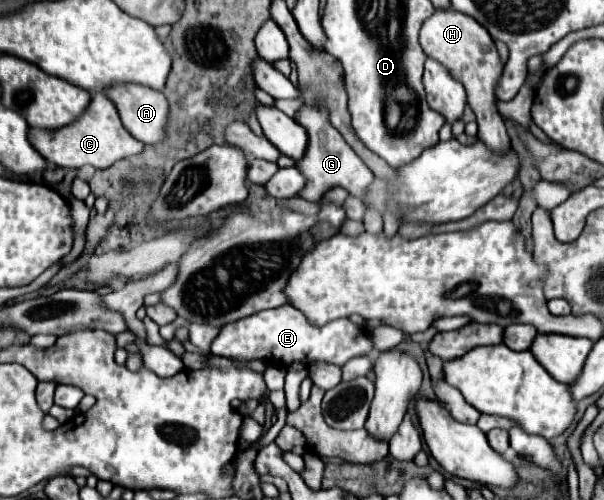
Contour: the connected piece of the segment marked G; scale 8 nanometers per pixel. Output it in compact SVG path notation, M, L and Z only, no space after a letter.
M303 106L297 122L307 130L309 134L309 148L307 148L307 156L303 160L297 162L299 170L305 174L307 178L307 186L301 190L301 196L309 202L319 200L321 196L325 196L327 190L331 190L333 186L341 186L345 188L351 196L355 194L357 198L361 198L363 190L373 182L373 172L363 164L363 160L359 160L359 156L353 152L353 148L343 140L343 136L327 122L327 114L323 110L317 110L313 106Z

